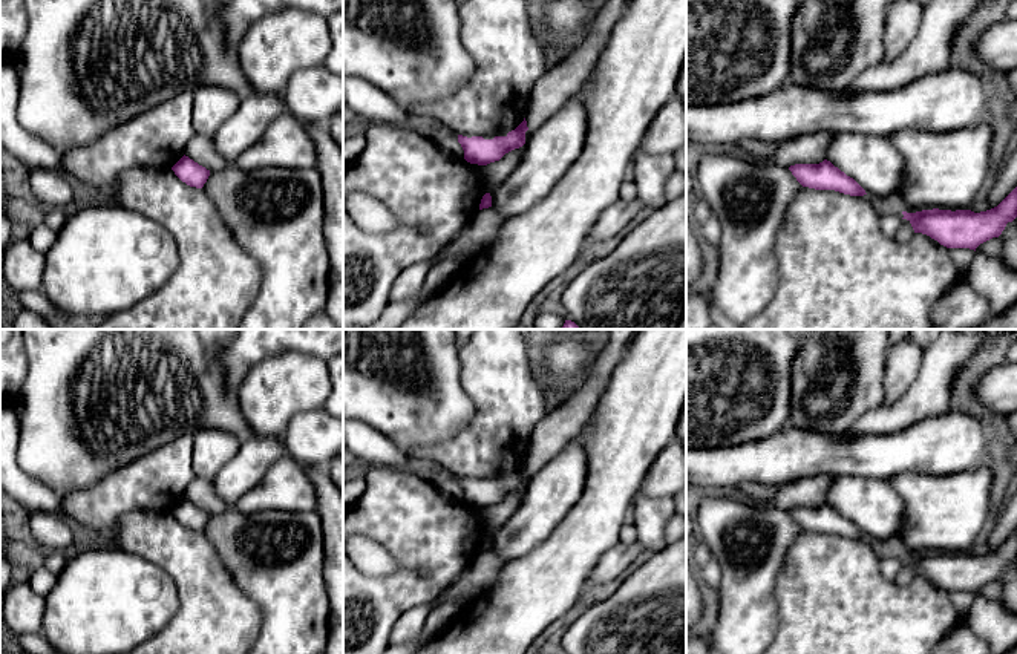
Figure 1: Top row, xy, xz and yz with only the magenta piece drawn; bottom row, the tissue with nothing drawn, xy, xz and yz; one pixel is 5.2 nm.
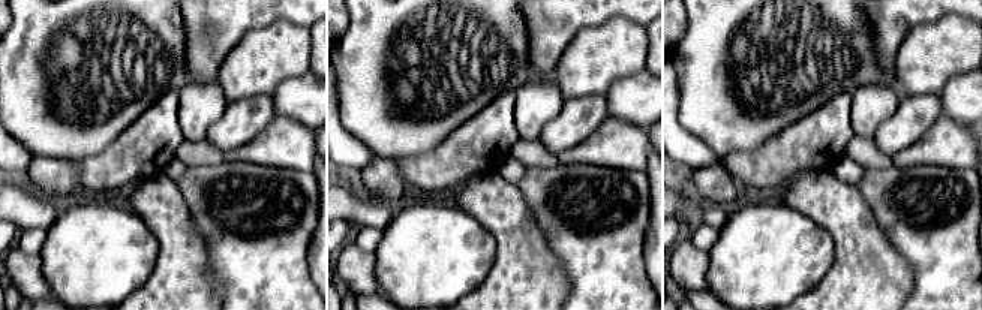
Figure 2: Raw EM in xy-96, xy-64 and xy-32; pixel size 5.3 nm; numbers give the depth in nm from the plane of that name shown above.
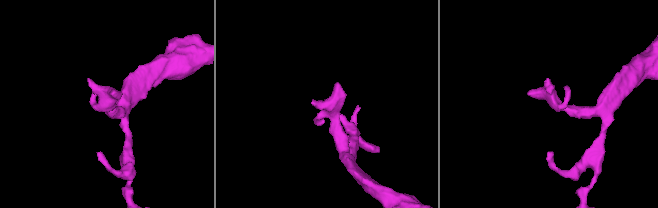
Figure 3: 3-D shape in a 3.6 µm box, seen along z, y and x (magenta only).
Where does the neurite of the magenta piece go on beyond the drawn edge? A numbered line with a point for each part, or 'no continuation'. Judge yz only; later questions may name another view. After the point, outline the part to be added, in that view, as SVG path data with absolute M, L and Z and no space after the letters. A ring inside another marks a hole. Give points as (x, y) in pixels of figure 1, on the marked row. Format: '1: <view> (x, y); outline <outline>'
no continuation

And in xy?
no continuation

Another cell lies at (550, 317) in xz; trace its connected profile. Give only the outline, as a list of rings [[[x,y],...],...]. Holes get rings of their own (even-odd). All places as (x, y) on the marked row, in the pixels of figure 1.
[[[547,306],[536,316],[533,326],[536,329],[561,329],[565,320],[567,319],[562,311],[553,306]]]

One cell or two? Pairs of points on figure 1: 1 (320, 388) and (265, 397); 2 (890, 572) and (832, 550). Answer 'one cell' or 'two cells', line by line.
1: one cell
2: two cells

